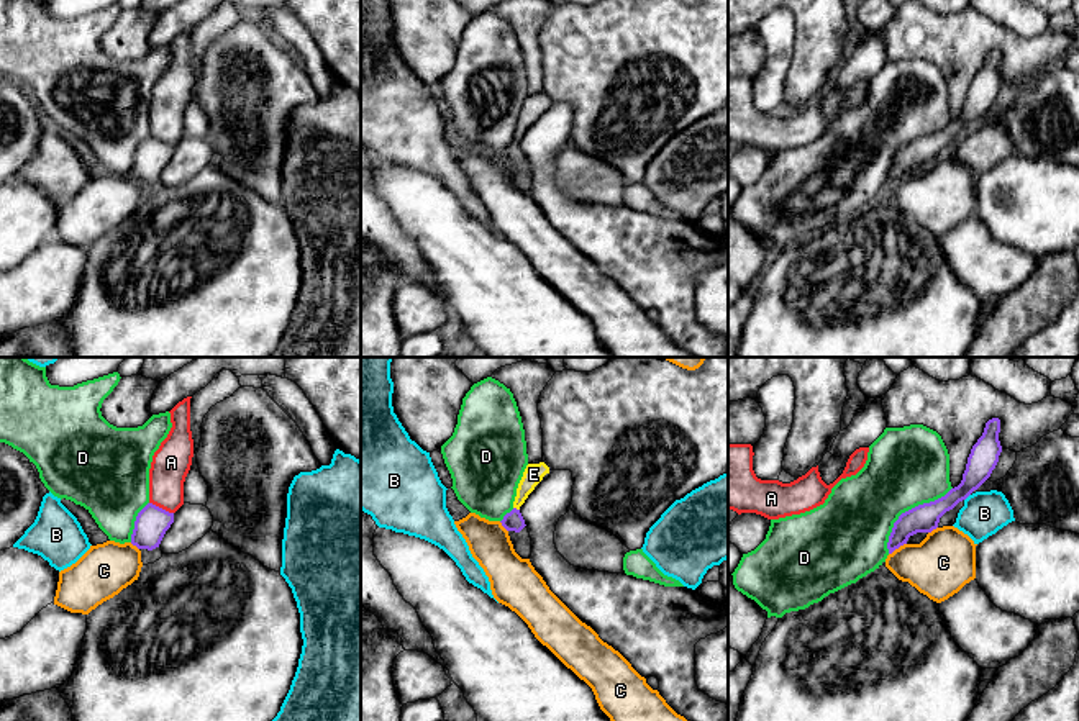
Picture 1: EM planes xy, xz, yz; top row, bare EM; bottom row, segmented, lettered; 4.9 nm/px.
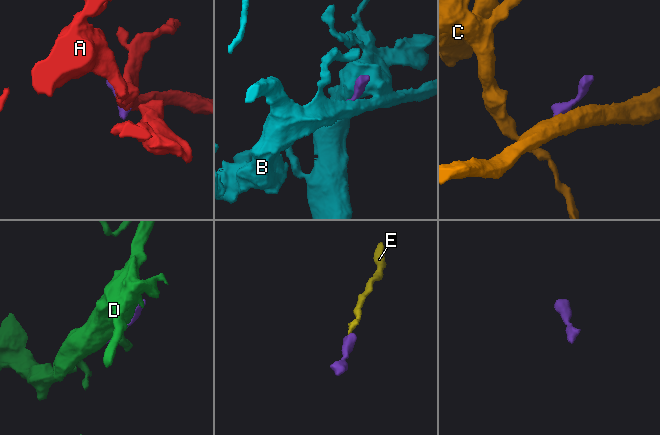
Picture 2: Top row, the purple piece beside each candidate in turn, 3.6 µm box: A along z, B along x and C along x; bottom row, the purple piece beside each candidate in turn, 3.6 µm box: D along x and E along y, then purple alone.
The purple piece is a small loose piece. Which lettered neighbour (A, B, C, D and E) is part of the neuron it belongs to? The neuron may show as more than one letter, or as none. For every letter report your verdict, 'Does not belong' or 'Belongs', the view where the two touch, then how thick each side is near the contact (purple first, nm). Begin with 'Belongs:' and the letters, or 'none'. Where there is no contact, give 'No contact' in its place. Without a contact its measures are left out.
Belongs: E
A: Does not belong. Touches purple in xy. Thickness 160 nm (purple) against 190 nm
B: Does not belong. Touches purple in yz. Thickness 140 nm (purple) against 220 nm
C: Does not belong. Touches purple in yz. Thickness 140 nm (purple) against 300 nm
D: Does not belong. Touches purple in yz. Thickness 140 nm (purple) against 380 nm
E: Belongs. Touches purple in xz. Thickness 100 nm (purple) against 100 nm

